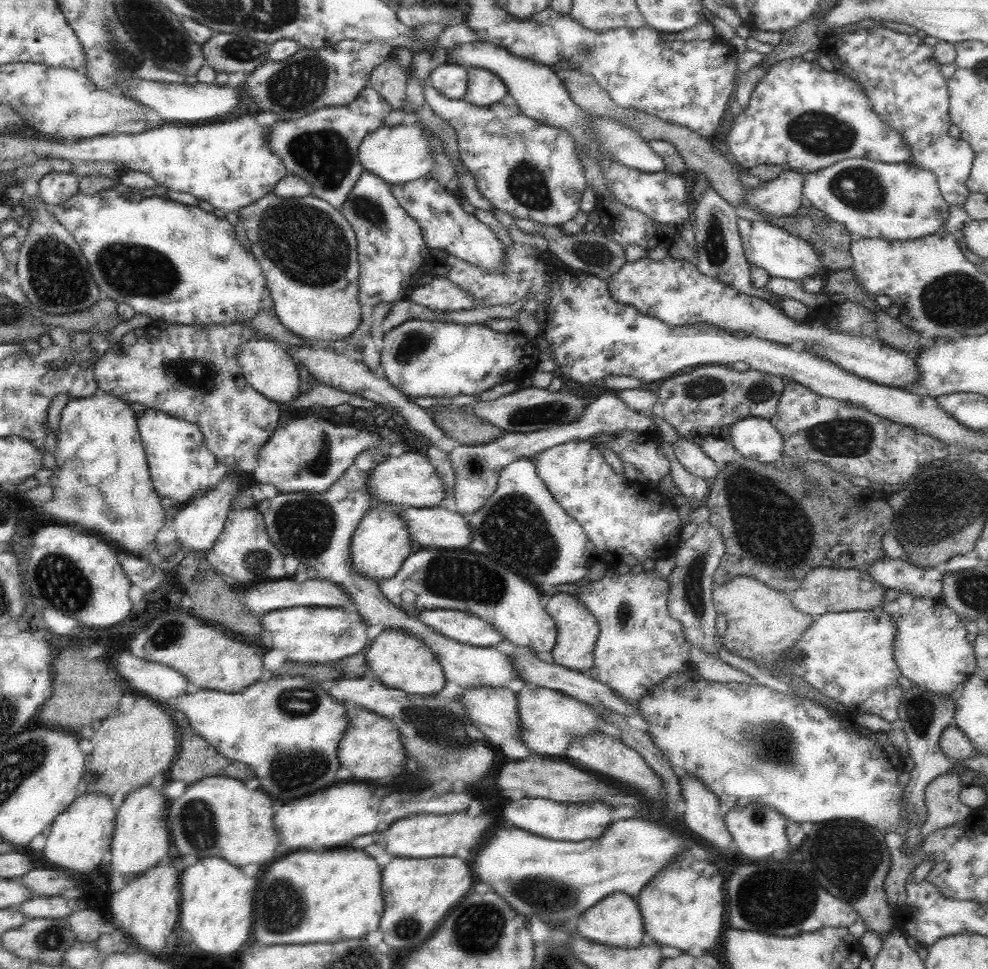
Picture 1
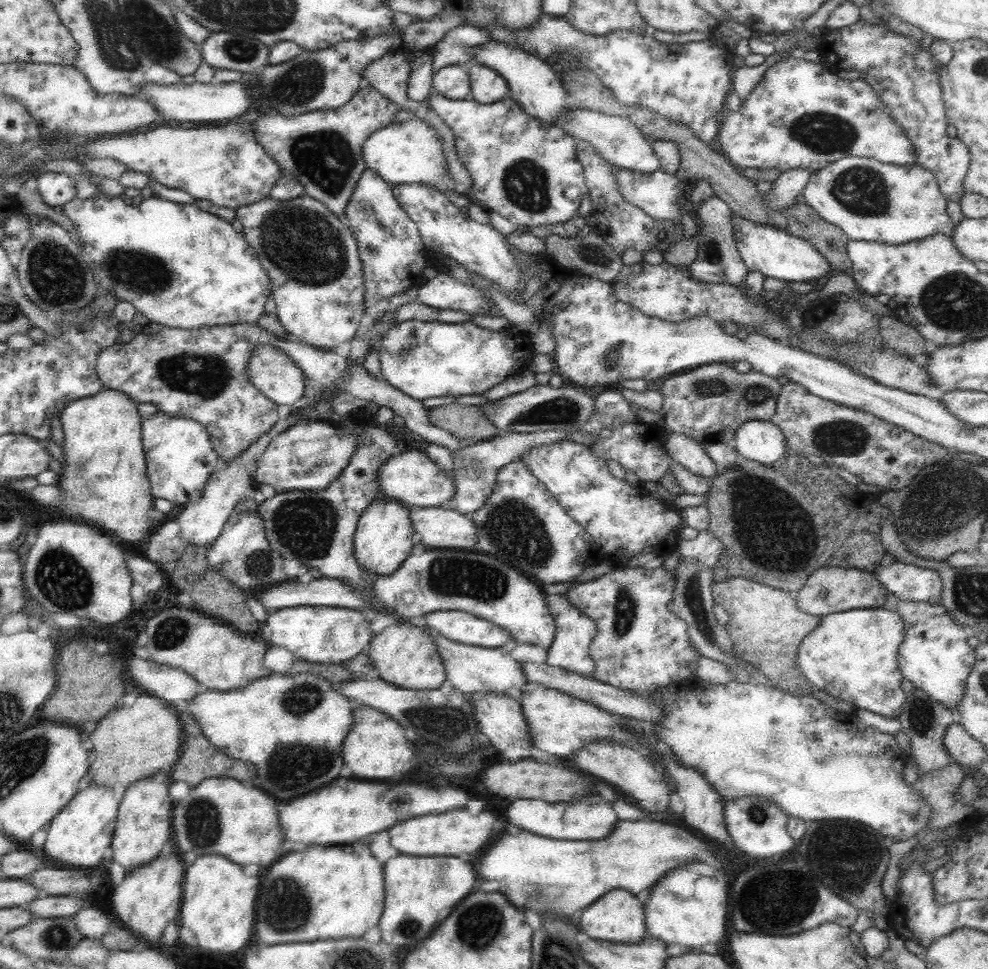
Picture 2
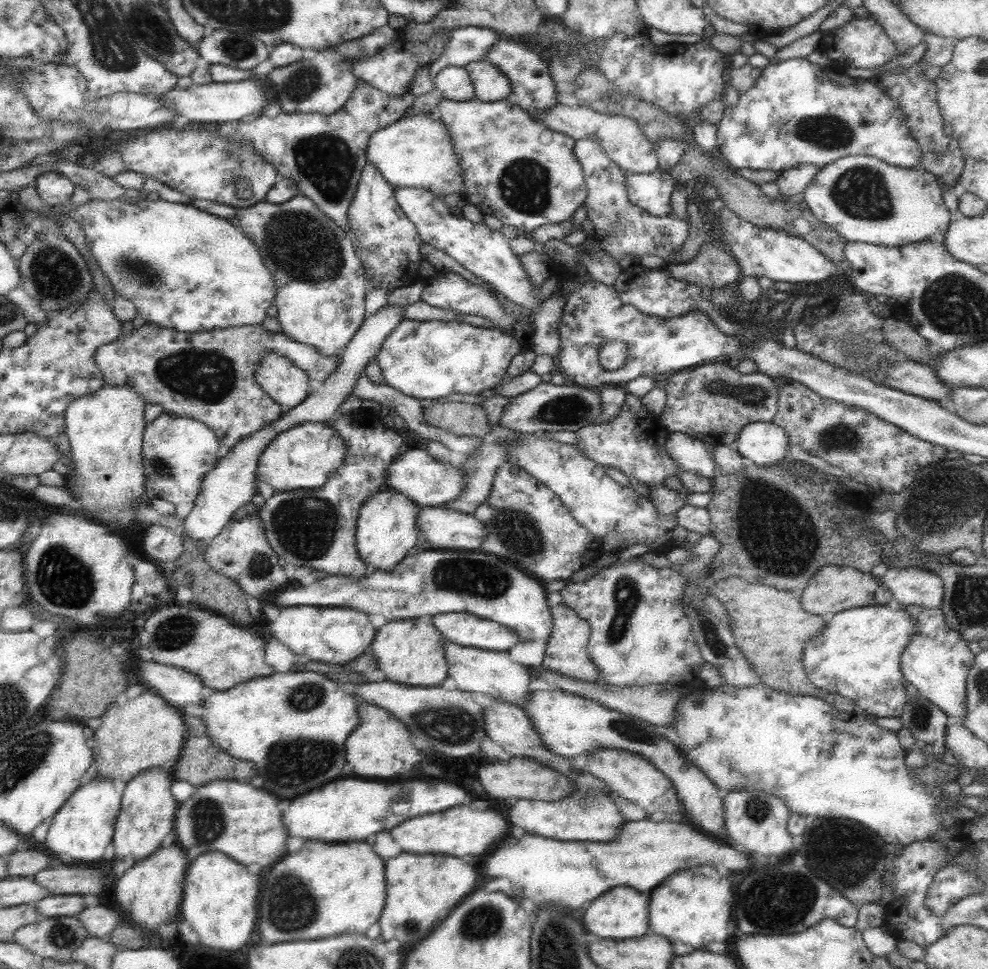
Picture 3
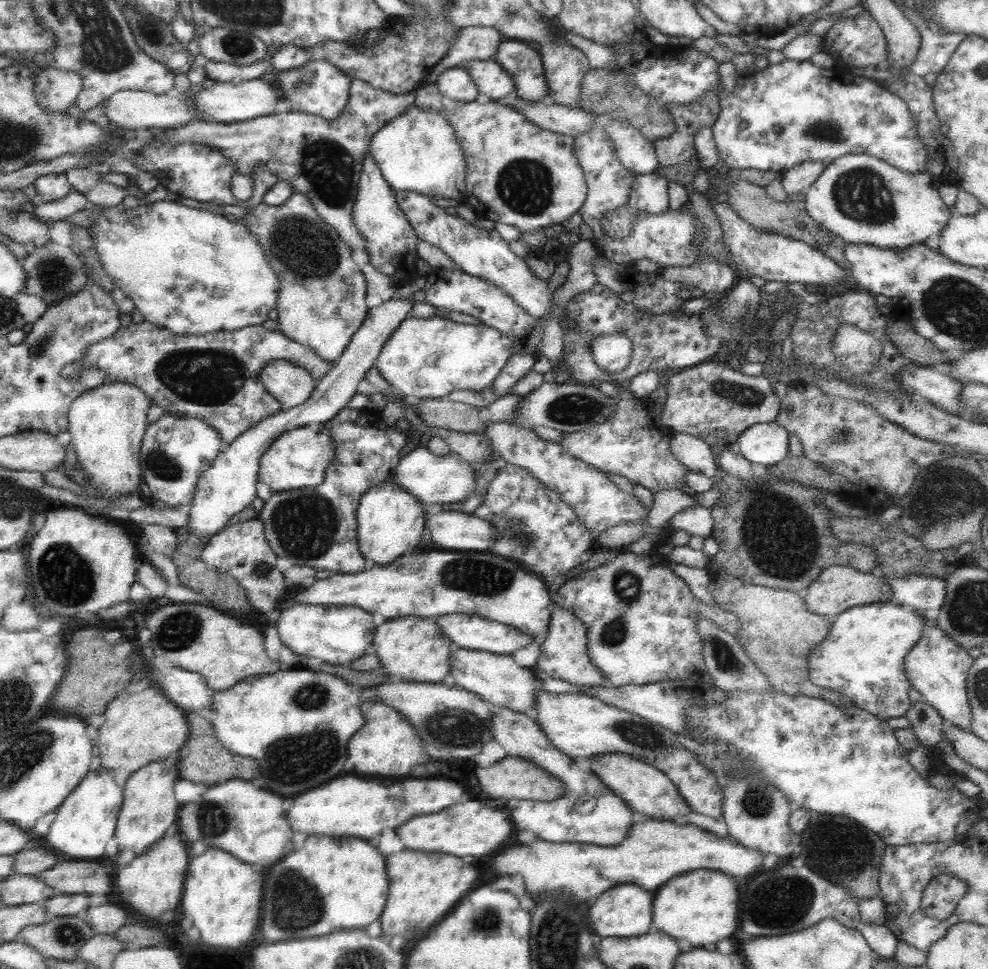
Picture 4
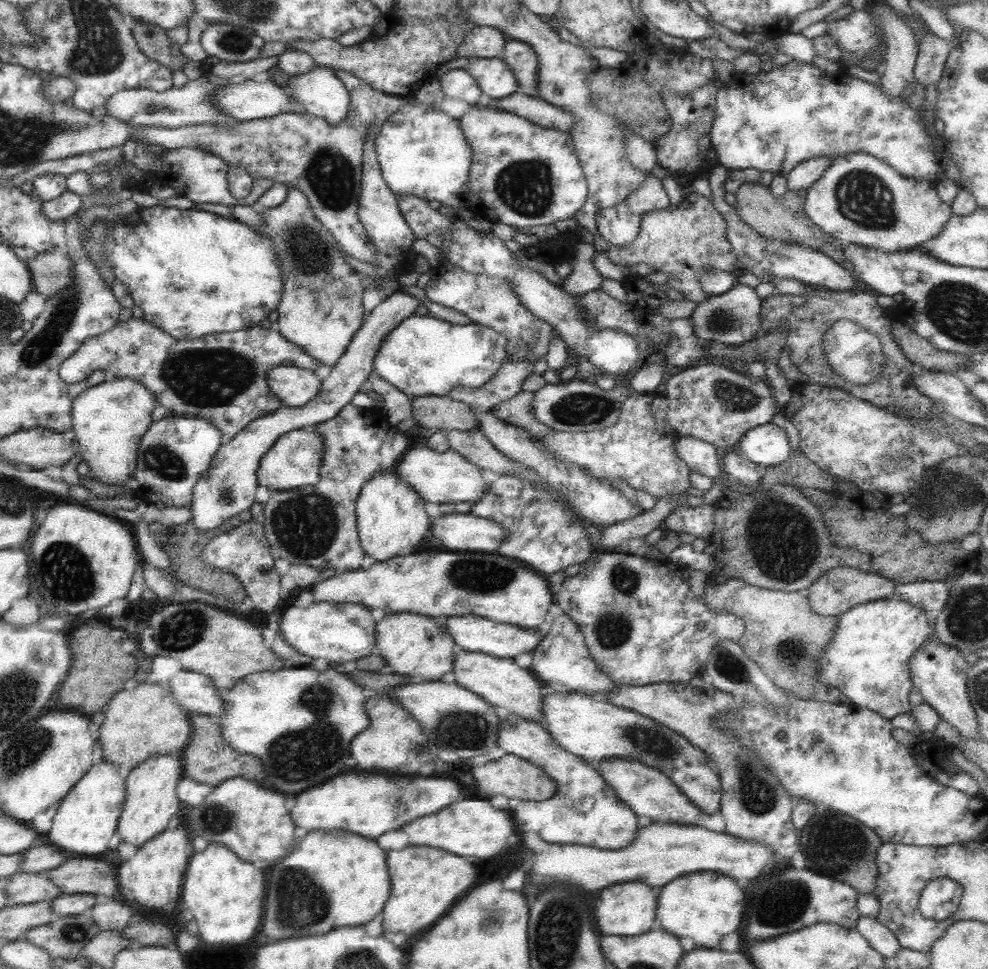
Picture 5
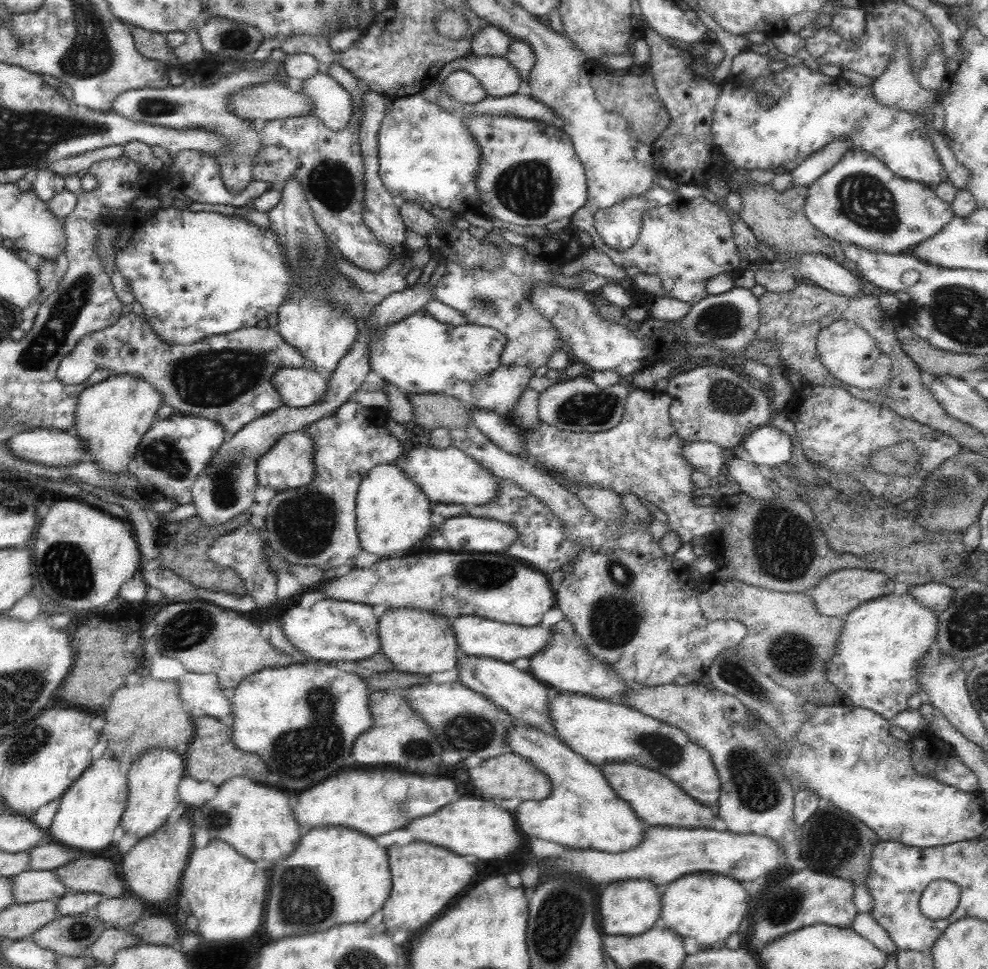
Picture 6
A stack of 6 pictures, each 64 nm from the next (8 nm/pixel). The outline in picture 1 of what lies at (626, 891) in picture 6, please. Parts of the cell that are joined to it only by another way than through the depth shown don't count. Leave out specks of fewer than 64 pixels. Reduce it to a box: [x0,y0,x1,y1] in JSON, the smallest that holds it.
[575,892,645,948]

